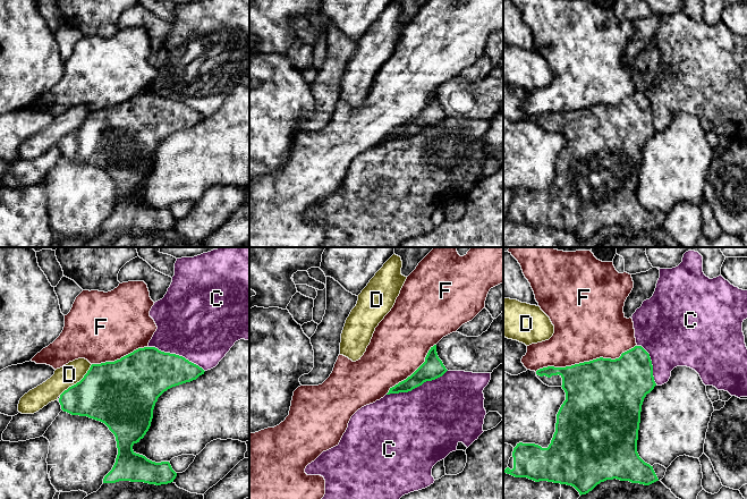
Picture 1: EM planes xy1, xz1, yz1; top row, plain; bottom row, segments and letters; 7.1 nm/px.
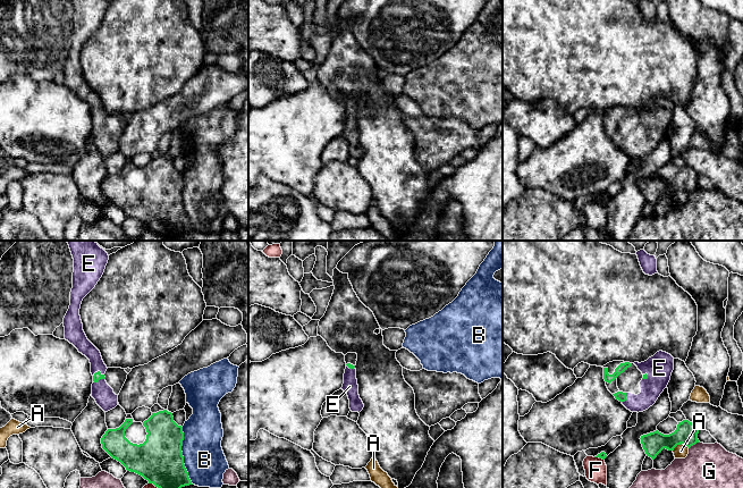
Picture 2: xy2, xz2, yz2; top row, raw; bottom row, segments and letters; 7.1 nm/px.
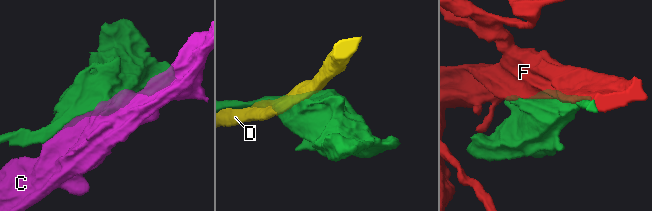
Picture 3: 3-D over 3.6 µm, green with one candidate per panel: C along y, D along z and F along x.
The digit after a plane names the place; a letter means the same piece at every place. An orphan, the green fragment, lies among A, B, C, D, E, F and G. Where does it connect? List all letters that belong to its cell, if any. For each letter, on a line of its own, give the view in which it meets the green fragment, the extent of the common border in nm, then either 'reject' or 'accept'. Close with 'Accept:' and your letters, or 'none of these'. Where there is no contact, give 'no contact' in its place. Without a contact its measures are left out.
A: meets green in yz2; contact 120 nm long; reject
B: meets green in xy2; contact 420 nm long; reject
C: meets green in xz1; contact 460 nm long; reject
D: meets green in xy1; contact 320 nm long; reject
E: meets green in xy2; contact 80 nm long; accept
F: meets green in yz1; contact 750 nm long; reject
G: meets green in yz2; contact 90 nm long; reject
Accept: E

